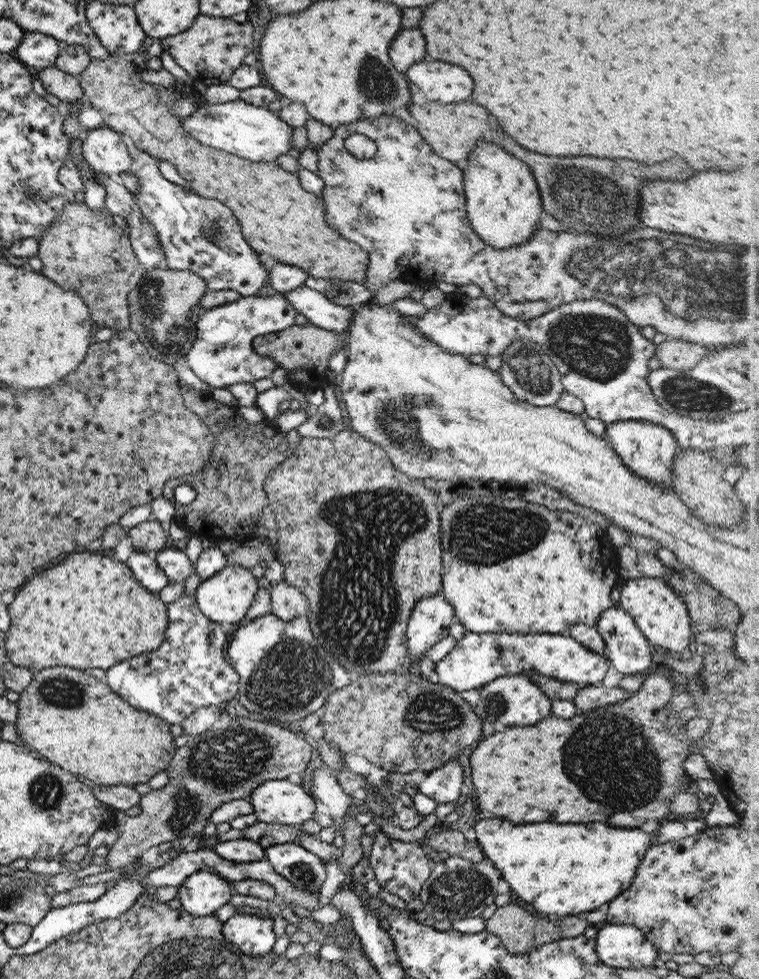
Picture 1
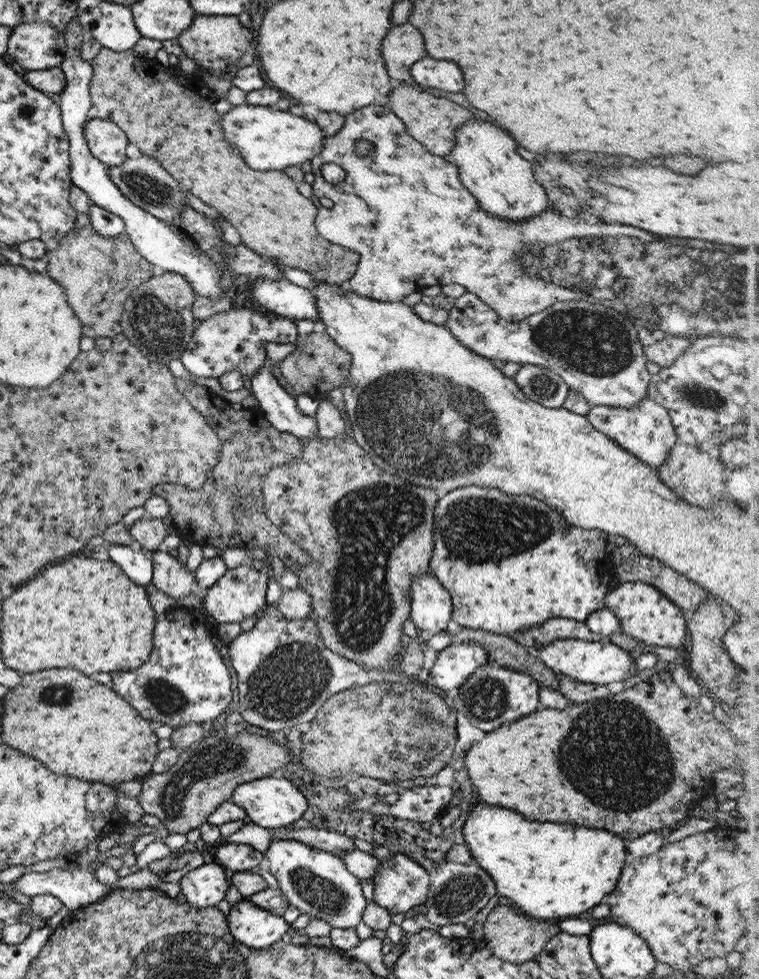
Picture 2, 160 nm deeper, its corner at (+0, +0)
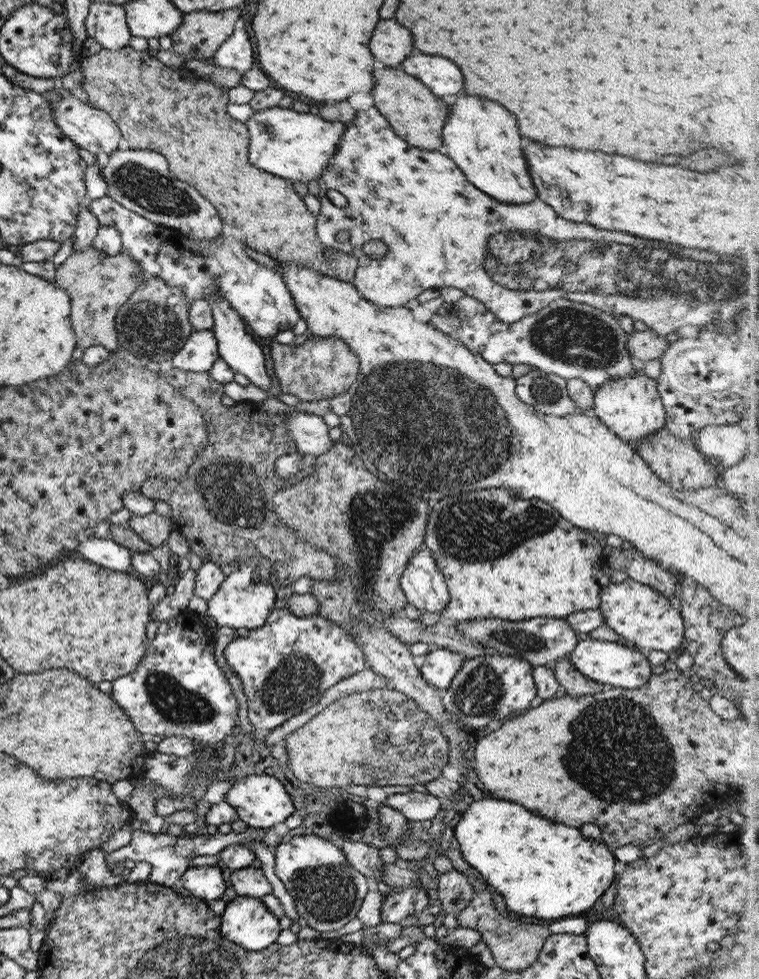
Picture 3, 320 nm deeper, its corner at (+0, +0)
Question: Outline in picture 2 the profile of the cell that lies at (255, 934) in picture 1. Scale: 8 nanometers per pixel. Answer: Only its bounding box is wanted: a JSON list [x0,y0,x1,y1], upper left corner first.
[226,899,289,949]

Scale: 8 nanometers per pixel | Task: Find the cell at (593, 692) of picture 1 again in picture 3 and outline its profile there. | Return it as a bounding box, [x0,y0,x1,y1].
[550,658,602,696]

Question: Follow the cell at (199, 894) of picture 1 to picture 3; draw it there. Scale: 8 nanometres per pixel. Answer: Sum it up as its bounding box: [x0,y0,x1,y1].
[179,866,225,902]

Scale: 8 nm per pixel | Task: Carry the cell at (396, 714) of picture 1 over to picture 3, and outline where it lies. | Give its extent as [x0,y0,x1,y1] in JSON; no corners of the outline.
[282,686,448,788]

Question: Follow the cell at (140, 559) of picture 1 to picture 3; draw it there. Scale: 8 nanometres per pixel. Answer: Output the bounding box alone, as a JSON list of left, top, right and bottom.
[74,537,132,573]

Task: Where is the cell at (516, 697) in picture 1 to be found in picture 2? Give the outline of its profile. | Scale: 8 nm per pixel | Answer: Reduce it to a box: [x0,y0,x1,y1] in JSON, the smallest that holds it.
[453,664,540,732]

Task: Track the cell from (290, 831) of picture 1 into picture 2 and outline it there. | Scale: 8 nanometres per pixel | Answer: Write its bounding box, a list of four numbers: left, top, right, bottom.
[281,827,353,856]

